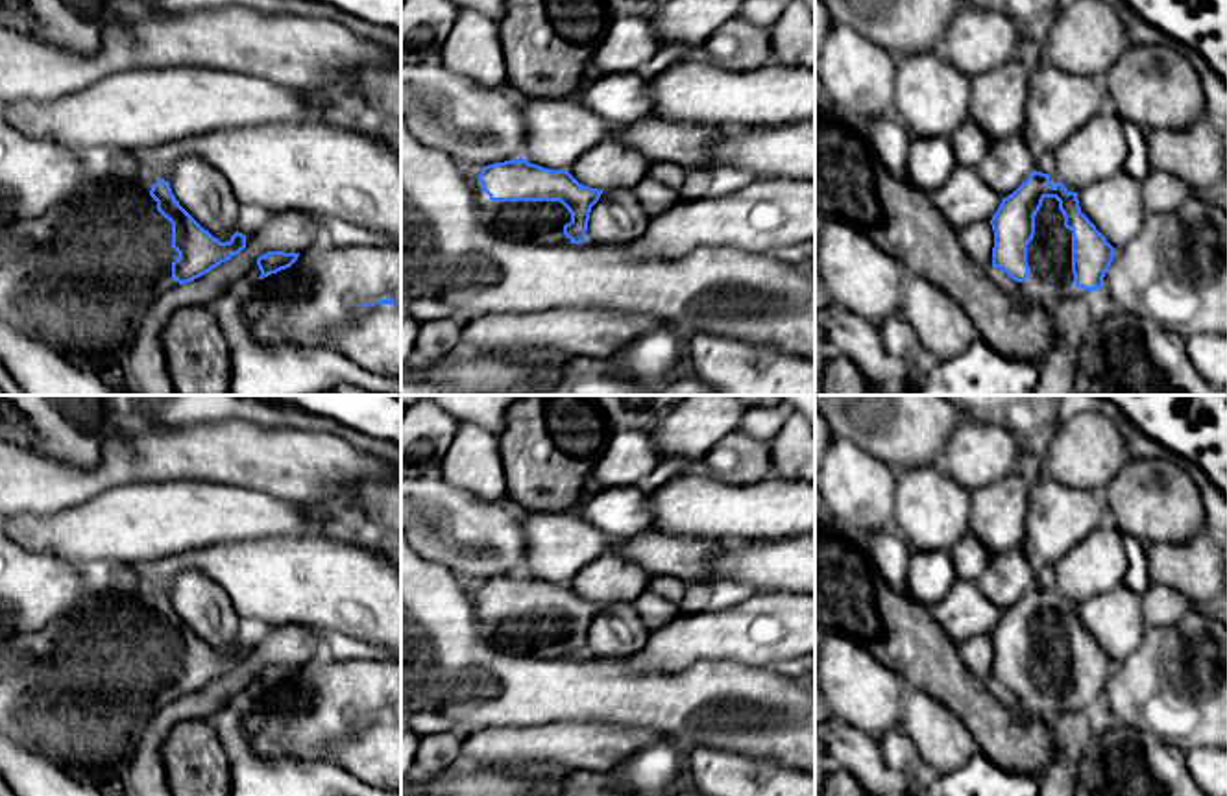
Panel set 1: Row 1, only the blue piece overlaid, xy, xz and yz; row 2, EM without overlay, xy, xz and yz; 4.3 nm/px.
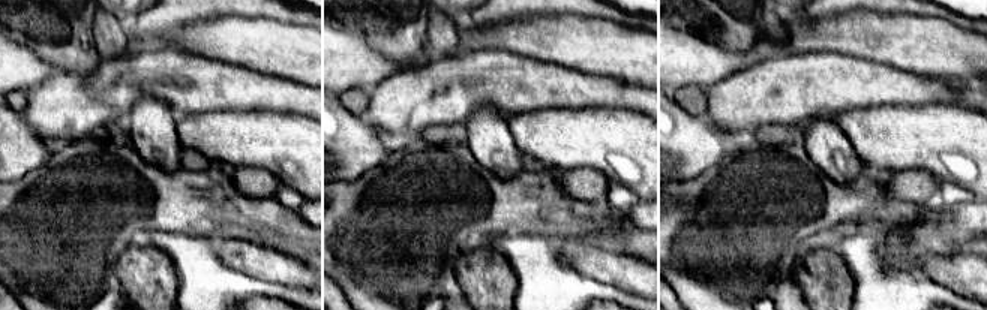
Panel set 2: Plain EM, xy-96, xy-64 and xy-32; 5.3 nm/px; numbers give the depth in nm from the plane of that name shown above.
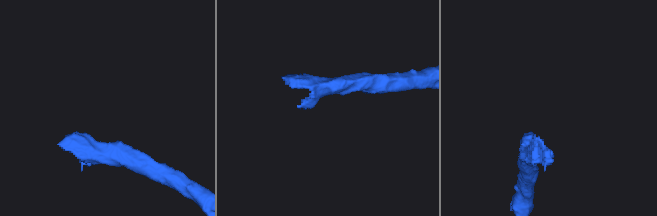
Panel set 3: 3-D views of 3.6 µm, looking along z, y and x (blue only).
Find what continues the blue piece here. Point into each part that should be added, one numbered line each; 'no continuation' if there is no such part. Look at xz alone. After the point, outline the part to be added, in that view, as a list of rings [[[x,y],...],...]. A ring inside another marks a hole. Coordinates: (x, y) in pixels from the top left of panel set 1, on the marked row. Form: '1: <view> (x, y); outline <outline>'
1: xz (542, 222); outline [[[477,181],[475,207],[479,220],[503,238],[540,246],[571,244],[564,235],[571,212],[560,201],[492,201]]]

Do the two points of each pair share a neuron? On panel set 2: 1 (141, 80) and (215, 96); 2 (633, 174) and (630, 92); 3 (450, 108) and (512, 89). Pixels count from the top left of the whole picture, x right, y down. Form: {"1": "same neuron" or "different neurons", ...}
{"1": "same neuron", "2": "different neurons", "3": "same neuron"}

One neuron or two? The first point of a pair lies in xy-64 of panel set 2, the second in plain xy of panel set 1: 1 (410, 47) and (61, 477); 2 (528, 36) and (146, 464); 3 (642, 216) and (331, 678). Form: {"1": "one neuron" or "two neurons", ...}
{"1": "two neurons", "2": "one neuron", "3": "one neuron"}

